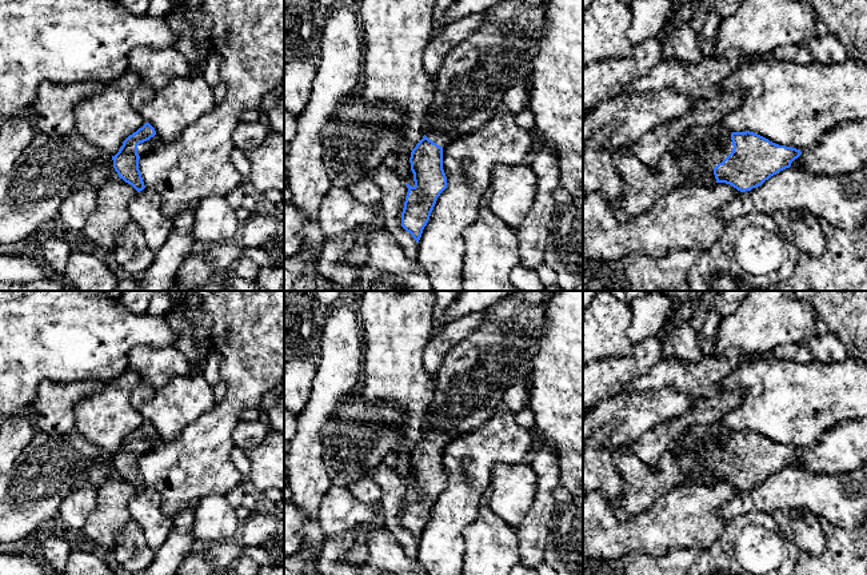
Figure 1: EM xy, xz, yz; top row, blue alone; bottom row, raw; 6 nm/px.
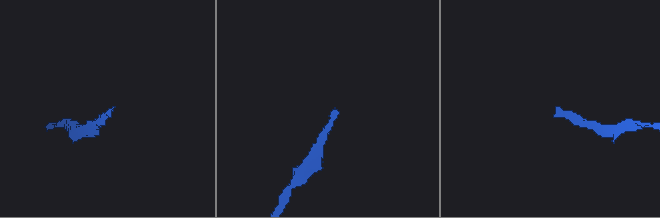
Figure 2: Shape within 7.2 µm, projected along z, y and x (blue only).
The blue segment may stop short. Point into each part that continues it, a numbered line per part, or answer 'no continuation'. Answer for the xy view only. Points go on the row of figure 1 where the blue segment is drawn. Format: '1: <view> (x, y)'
1: xy (143, 148)

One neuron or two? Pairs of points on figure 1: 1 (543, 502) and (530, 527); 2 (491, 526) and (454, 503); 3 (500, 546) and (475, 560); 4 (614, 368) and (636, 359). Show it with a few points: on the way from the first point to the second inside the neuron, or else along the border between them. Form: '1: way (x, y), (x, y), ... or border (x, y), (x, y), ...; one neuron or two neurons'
1: way (542, 508), (536, 520); one neuron
2: border (488, 487), (463, 531), (464, 546); two neurons
3: way (494, 550), (482, 560); one neuron
4: way (619, 368), (627, 368), (631, 364); one neuron

